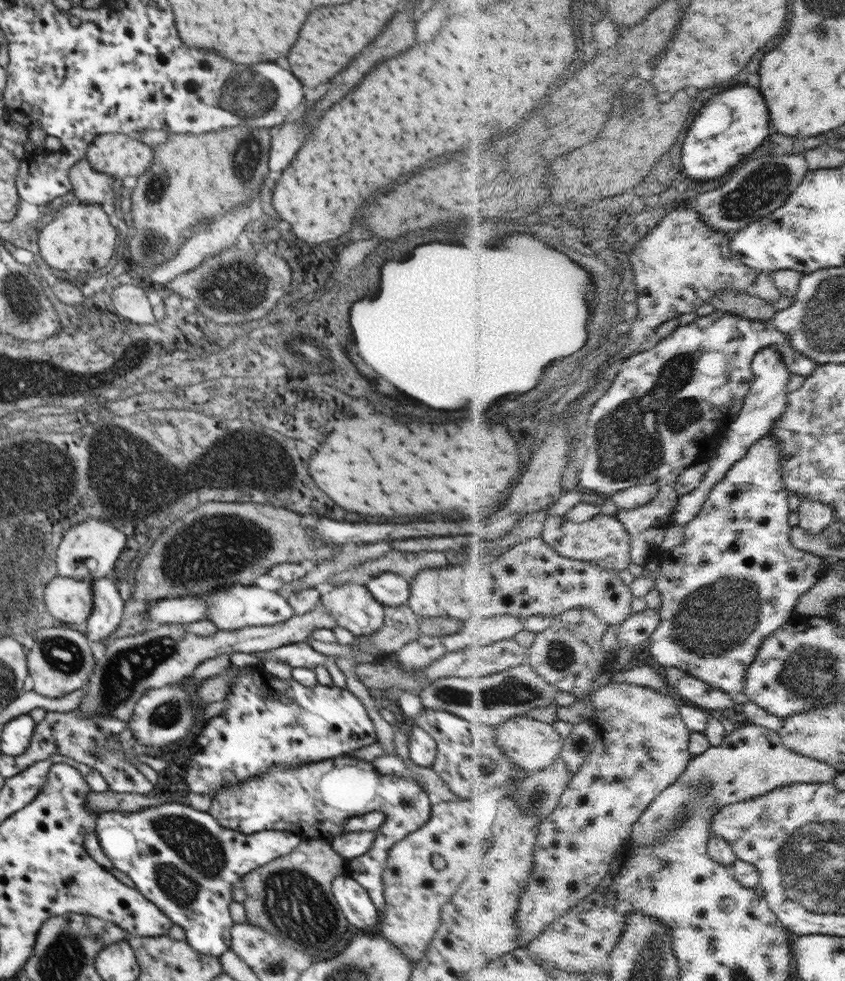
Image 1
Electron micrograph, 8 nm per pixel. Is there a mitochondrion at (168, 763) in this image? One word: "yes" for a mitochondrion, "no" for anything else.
no

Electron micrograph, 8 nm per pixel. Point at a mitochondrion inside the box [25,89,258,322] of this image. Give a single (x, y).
(156, 187)

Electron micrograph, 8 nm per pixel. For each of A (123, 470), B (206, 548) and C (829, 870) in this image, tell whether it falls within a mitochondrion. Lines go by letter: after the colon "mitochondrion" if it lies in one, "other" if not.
A: mitochondrion
B: mitochondrion
C: mitochondrion

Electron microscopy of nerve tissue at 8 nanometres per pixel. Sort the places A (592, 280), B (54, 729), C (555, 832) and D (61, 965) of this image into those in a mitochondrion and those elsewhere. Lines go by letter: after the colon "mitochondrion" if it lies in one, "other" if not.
A: other
B: other
C: other
D: mitochondrion

